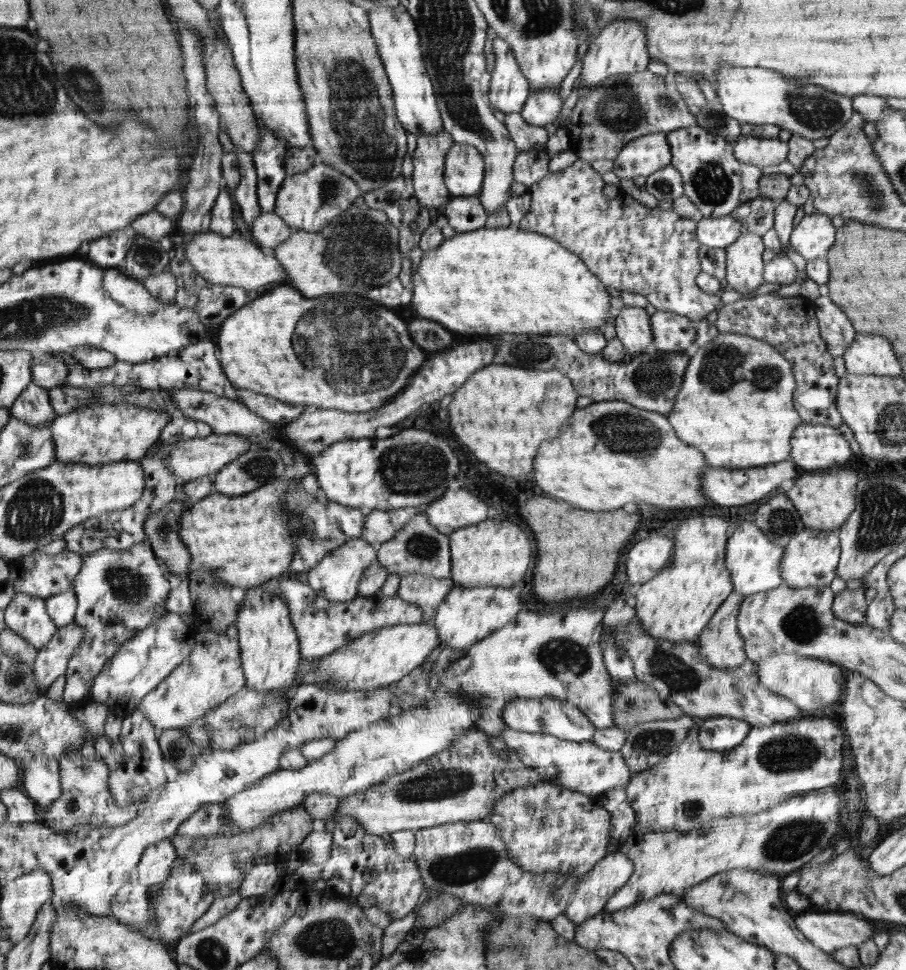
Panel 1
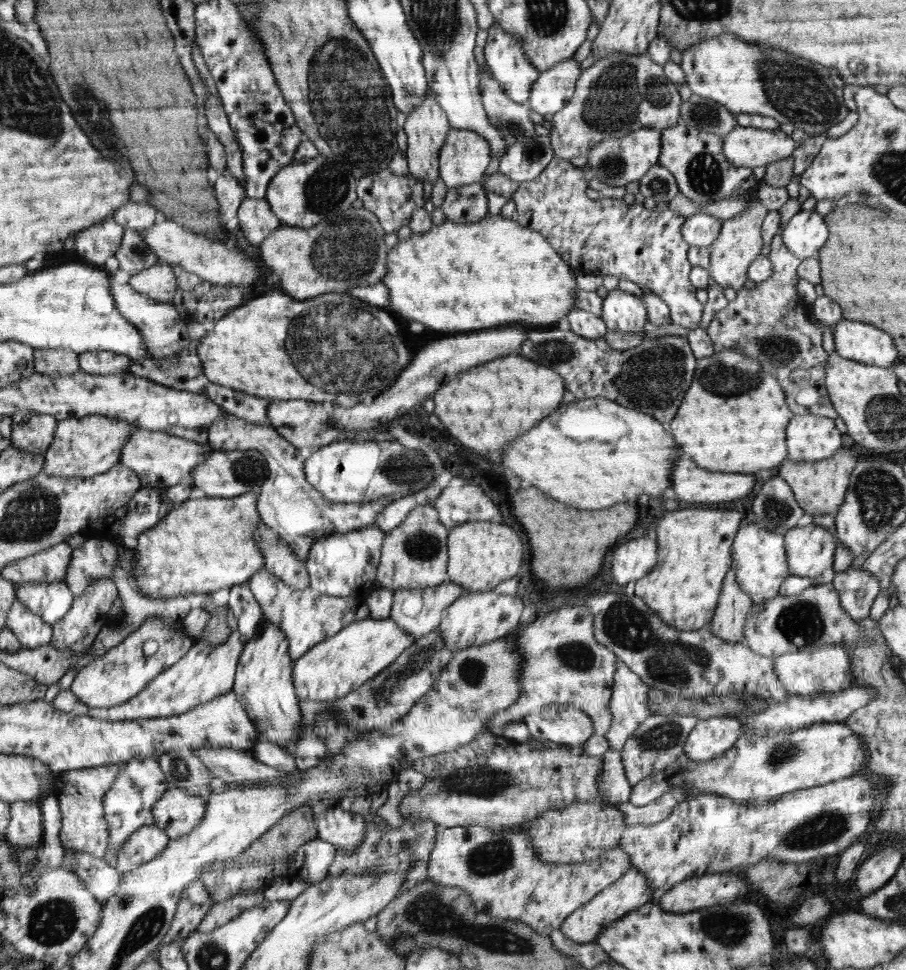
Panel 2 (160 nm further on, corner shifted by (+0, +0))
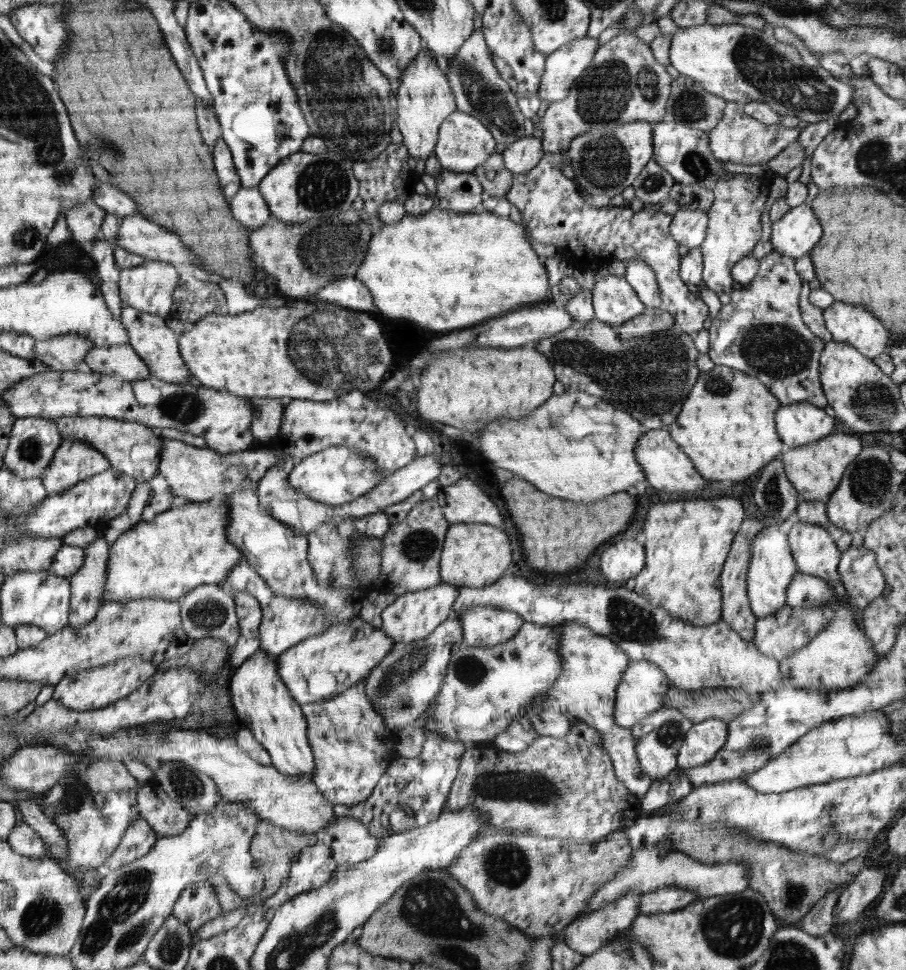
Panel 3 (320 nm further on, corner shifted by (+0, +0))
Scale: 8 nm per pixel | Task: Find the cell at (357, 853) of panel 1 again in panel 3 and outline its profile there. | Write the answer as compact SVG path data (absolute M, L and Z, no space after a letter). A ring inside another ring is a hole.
M426 731L422 752L413 759L399 757L388 766L378 786L364 803L356 805L334 805L337 816L352 816L362 821L372 836L385 839L412 829L426 826L436 820L446 802L452 783L457 777L460 757L465 751L465 743L453 741Z

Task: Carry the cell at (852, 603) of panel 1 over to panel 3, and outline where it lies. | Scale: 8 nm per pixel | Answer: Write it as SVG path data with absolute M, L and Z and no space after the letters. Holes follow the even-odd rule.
M850 545L841 554L838 572L847 590L846 602L856 612L861 612L876 602L885 588L883 572L876 566L873 553L864 545Z

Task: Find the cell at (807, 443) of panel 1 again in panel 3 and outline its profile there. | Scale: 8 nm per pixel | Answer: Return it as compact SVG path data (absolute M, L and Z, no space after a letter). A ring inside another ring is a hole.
M809 402L785 404L778 407L776 428L784 450L806 446L828 438L828 434L836 432L836 418L828 416L823 408Z

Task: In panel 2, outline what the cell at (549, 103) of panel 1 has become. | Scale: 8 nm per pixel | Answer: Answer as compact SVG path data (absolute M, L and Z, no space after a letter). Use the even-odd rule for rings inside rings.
M572 56L539 74L534 82L527 106L547 119L558 112L571 98L580 77L580 63Z

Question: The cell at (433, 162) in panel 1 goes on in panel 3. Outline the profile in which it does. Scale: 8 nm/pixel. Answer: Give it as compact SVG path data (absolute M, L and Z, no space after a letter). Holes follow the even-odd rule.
M424 45L419 53L411 60L411 66L404 73L404 80L397 85L396 99L397 126L403 136L410 156L417 162L426 160L438 140L440 125L457 110L454 94L449 82L444 78L442 68Z

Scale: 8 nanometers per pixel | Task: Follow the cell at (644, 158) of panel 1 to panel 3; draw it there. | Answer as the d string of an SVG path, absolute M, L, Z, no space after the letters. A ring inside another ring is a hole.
M648 121L616 122L604 128L594 128L570 141L567 163L574 172L573 180L583 194L616 196L642 172L653 158L653 124Z

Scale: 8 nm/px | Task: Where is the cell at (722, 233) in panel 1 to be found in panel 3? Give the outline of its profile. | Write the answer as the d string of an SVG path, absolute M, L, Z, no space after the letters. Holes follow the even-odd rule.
M679 209L669 226L671 235L679 244L688 248L699 248L706 236L708 216L702 211L684 211Z

